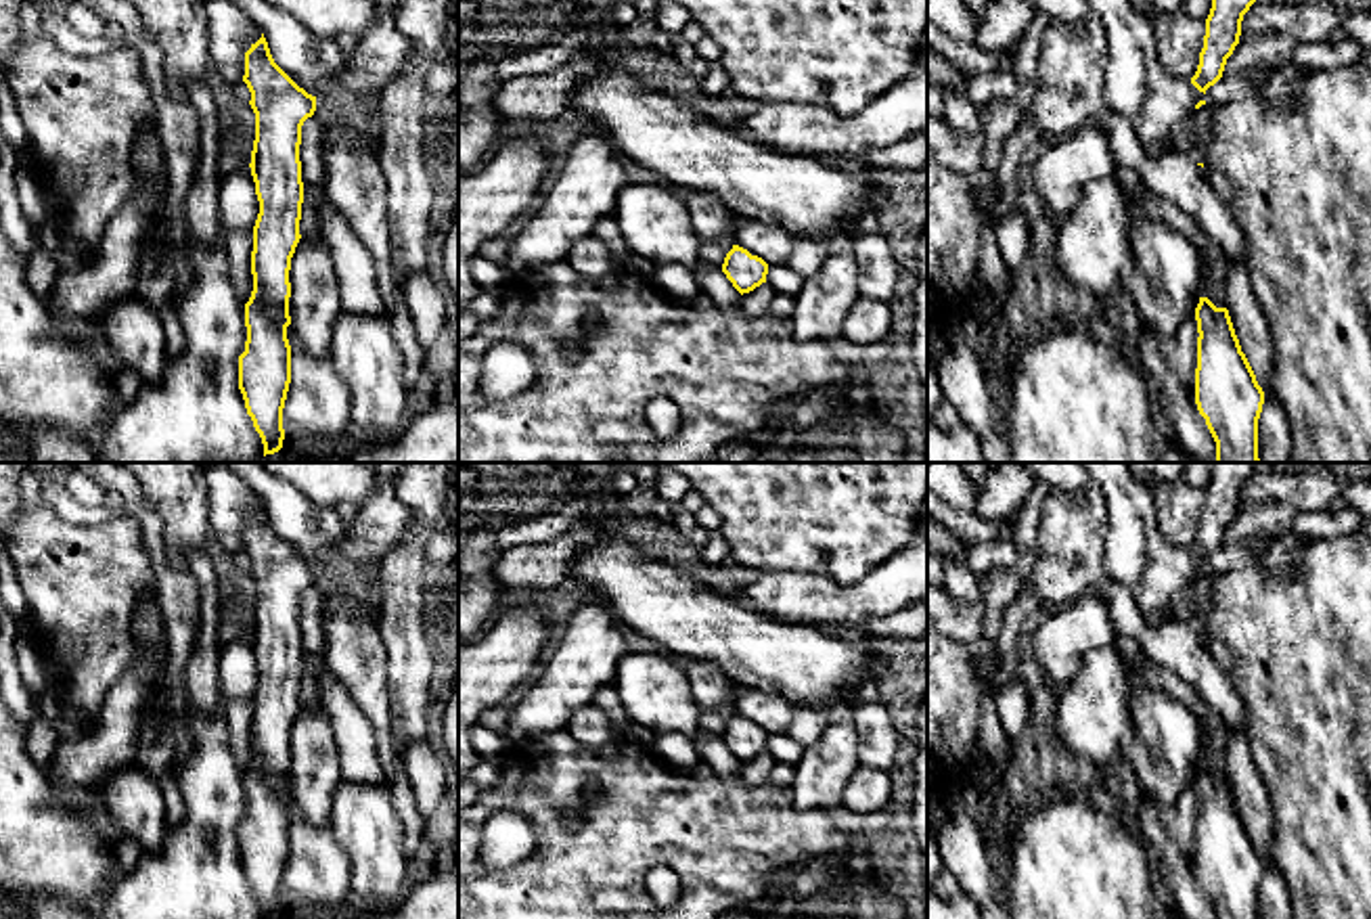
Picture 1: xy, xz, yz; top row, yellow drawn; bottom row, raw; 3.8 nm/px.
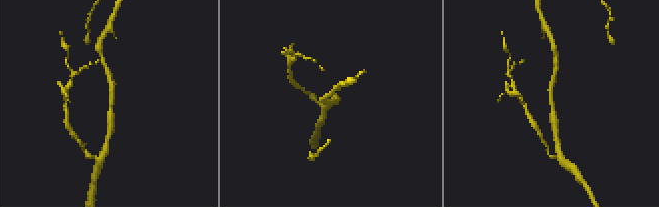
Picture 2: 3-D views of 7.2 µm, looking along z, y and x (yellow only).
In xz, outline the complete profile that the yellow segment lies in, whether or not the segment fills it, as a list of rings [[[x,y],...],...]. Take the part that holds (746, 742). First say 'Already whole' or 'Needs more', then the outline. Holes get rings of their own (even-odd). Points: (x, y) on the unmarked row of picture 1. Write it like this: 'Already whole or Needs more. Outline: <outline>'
Already whole. Outline: [[[733,714],[724,726],[722,741],[743,764],[766,752],[768,733],[762,726],[751,724],[747,718]]]

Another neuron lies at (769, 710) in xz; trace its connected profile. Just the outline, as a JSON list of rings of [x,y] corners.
[[[739,687],[735,699],[735,714],[747,718],[751,724],[762,726],[768,735],[783,735],[797,705],[777,693]]]

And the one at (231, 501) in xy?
[[[224,463],[205,469],[209,532],[213,544],[237,555],[245,544],[245,521],[262,507],[260,496]]]

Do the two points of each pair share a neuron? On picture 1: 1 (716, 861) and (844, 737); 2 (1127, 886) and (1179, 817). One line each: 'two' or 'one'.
1: two
2: two

